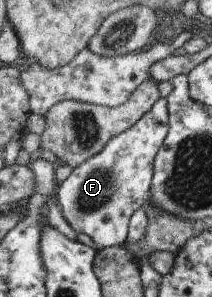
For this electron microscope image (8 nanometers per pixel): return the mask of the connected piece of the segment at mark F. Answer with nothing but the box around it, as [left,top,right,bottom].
[55,98,169,250]

